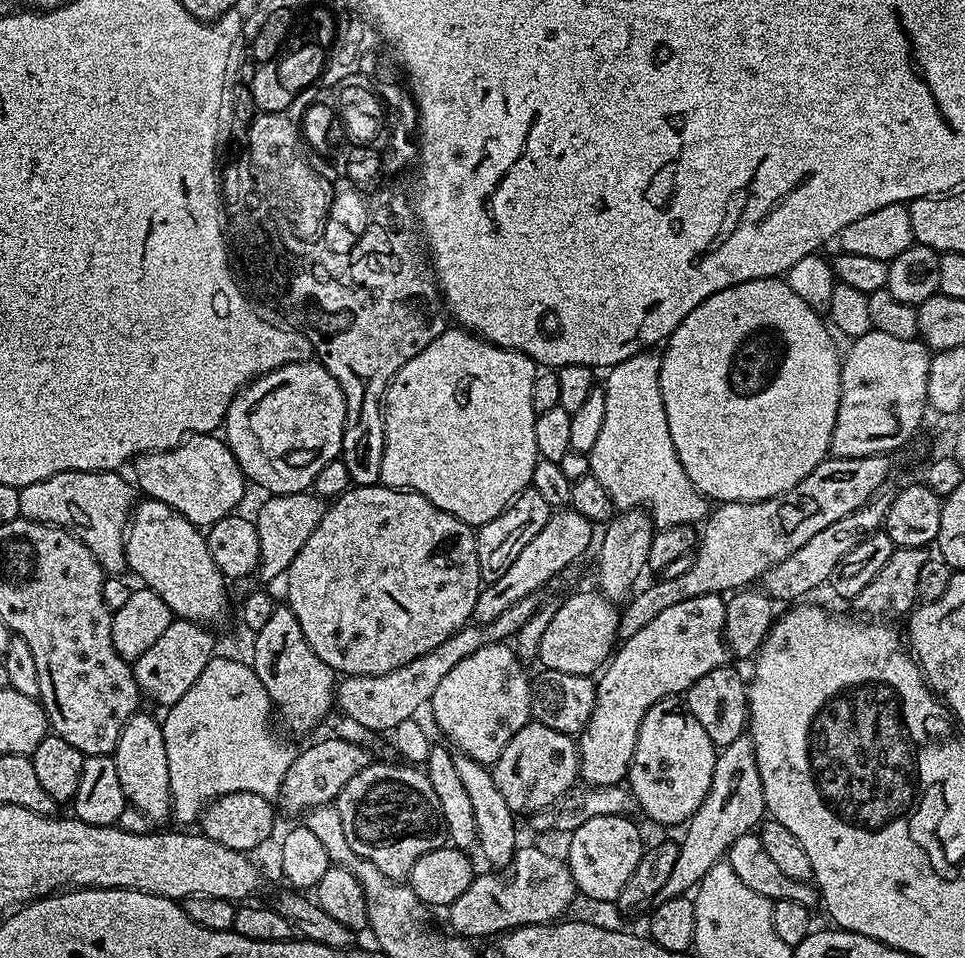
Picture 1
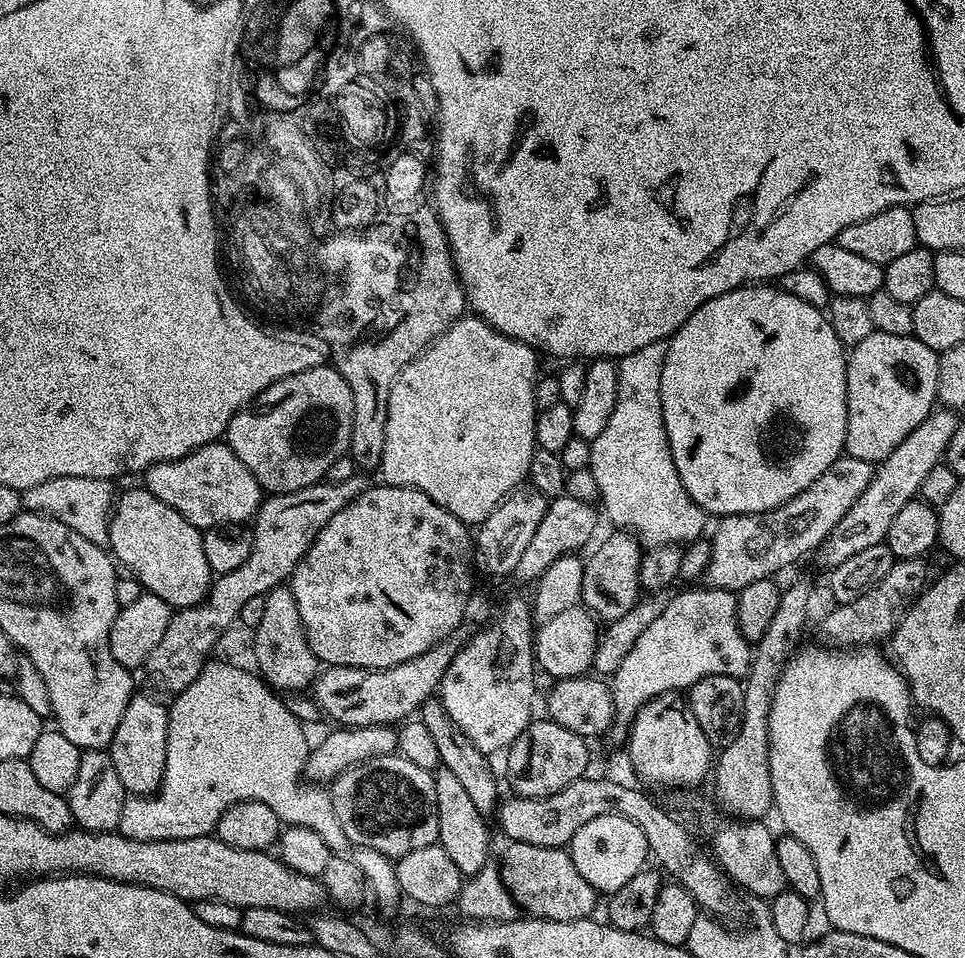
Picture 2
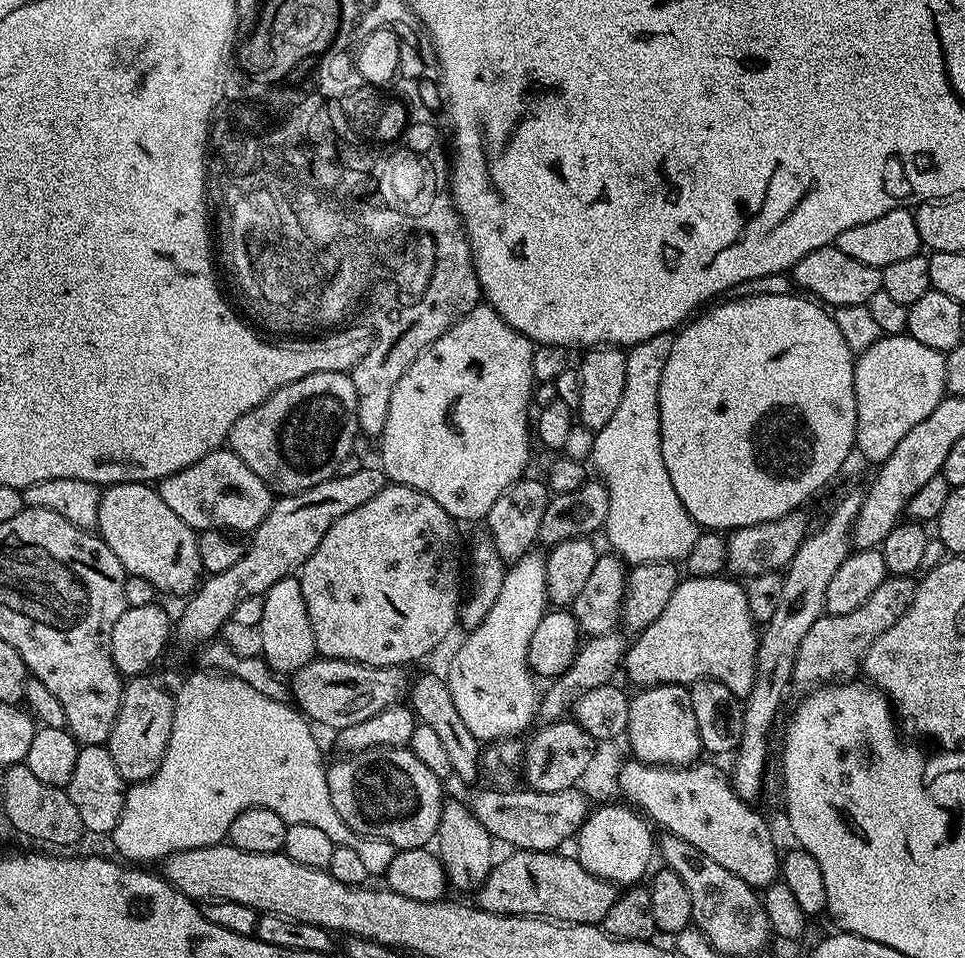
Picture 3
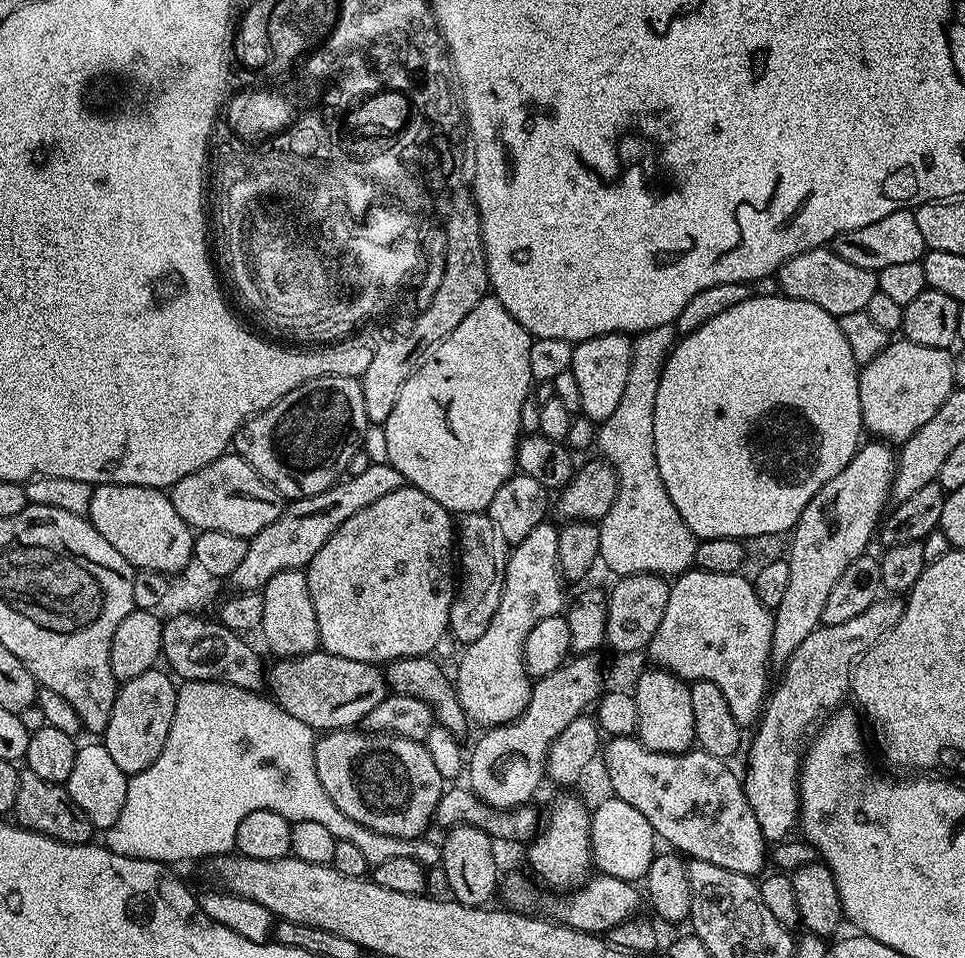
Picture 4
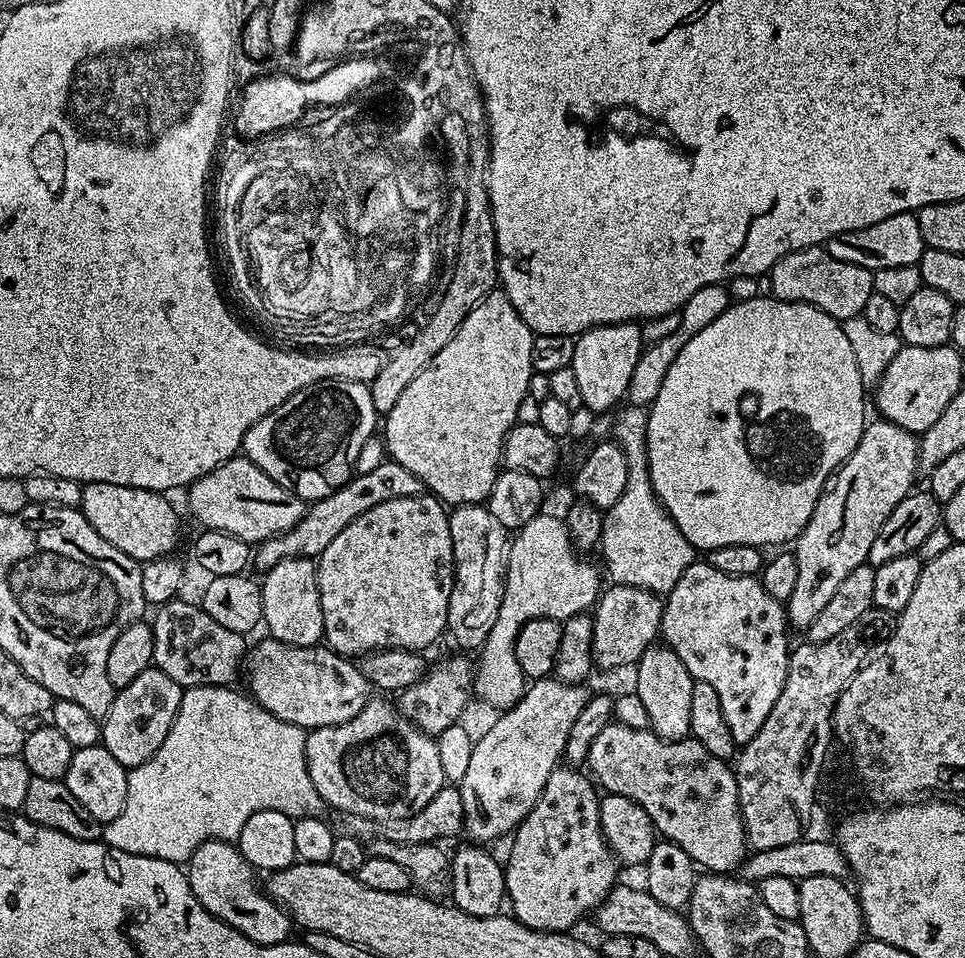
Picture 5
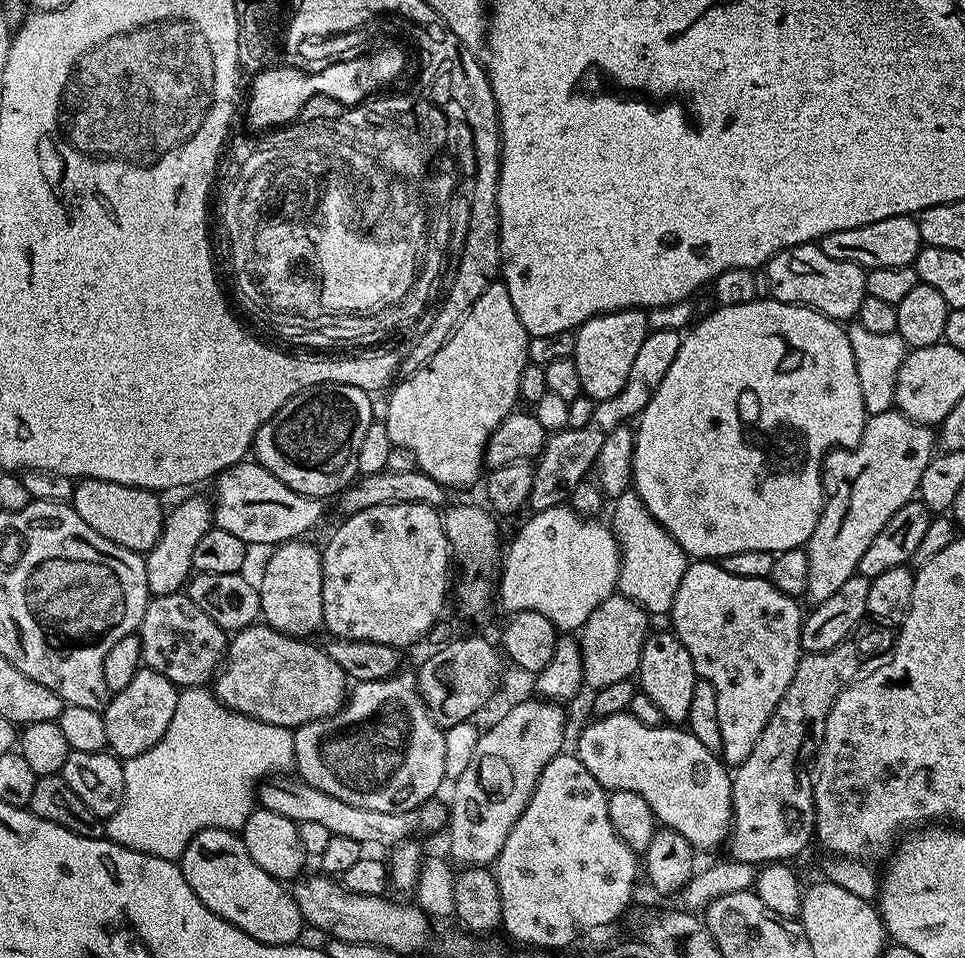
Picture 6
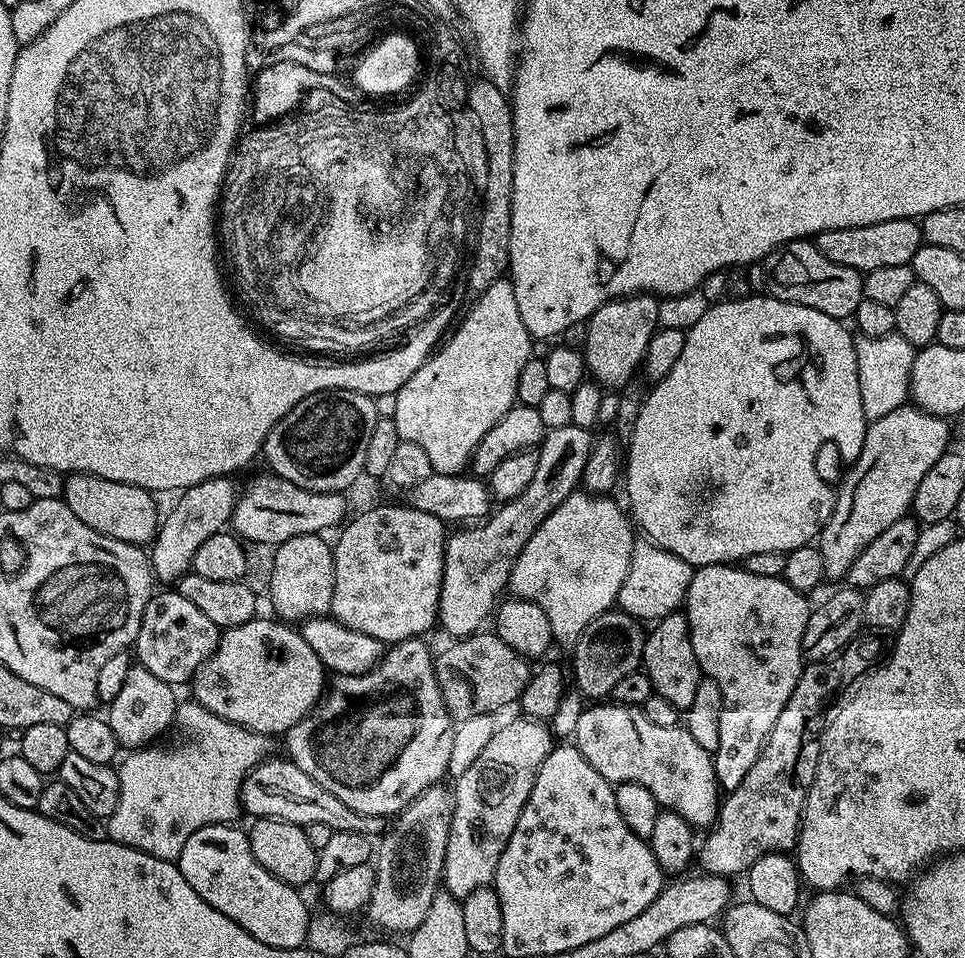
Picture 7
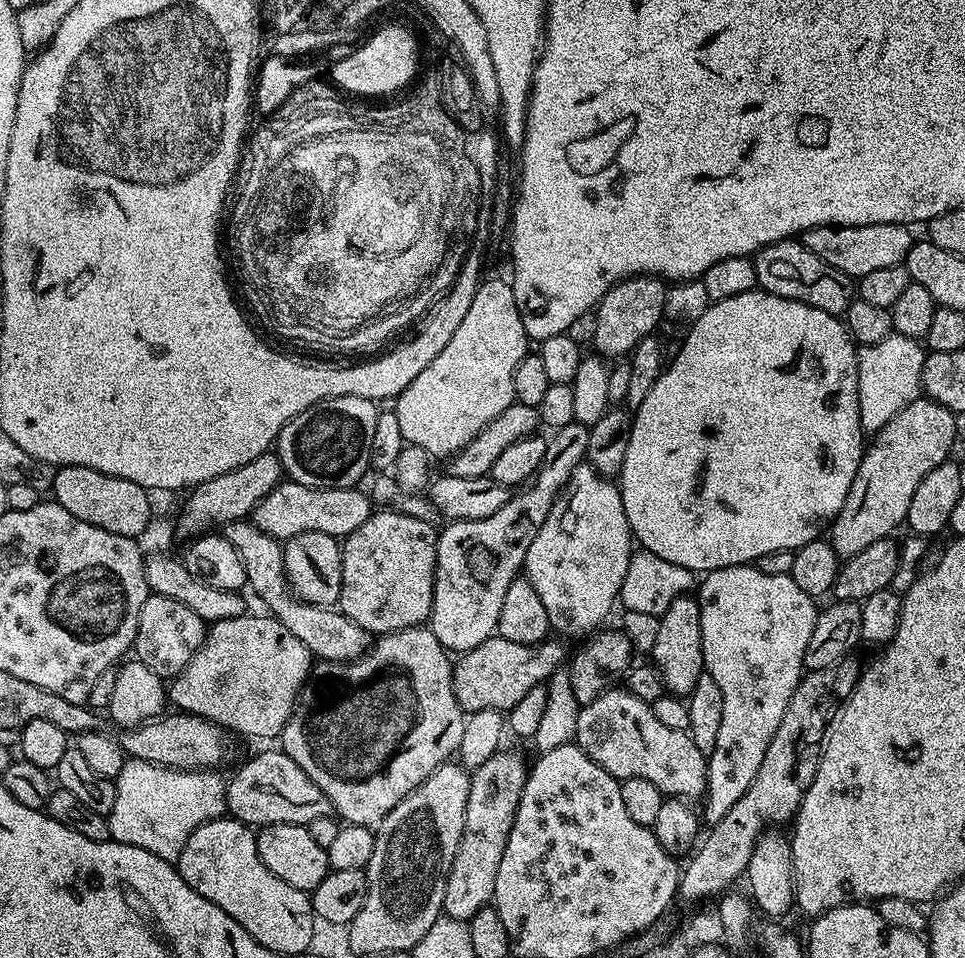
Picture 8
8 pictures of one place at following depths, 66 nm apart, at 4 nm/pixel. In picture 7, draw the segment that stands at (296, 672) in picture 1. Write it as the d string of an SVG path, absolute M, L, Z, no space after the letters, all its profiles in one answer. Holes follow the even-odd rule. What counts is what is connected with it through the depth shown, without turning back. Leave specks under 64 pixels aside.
M298 534L275 545L272 573L268 576L268 596L277 617L284 622L303 622L314 616L327 616L334 598L333 545L320 534Z

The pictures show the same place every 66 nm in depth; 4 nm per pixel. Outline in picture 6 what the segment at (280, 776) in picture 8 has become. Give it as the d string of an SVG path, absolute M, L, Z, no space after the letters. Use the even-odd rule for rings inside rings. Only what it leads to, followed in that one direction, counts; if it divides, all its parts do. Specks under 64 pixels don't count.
M272 778L259 789L259 807L270 810L274 814L282 814L297 822L322 822L332 836L354 838L362 846L381 844L385 850L391 850L397 844L420 836L432 836L435 832L443 833L448 827L450 808L440 798L427 800L414 810L405 812L383 812L382 810L362 810L362 806L350 806L342 802L342 798L334 798L314 786L304 783L299 778Z

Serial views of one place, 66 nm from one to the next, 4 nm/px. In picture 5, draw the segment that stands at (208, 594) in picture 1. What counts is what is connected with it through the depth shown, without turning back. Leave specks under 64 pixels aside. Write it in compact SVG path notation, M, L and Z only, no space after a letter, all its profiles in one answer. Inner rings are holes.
M110 482L86 484L83 489L79 511L83 512L90 526L94 526L94 530L110 542L110 546L118 546L122 554L130 554L130 558L141 562L176 552L176 543L180 540L180 520L167 495Z

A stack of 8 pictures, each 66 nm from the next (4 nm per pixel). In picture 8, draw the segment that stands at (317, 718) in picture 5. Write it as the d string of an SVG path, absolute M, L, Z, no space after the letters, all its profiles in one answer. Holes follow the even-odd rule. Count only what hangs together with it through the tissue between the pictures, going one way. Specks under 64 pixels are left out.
M245 614L238 618L215 621L207 629L200 648L189 658L188 665L171 678L166 688L167 699L171 703L173 700L179 711L214 722L229 733L253 736L256 740L279 737L296 708L296 701L304 691L304 685L308 683L308 677L314 667L314 657L275 616L263 615Z

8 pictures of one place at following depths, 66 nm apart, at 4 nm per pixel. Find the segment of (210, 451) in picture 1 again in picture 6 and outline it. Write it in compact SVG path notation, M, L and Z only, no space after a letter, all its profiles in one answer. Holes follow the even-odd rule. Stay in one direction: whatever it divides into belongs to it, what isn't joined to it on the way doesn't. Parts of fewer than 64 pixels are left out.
M245 458L220 473L215 477L215 484L215 527L230 530L234 538L242 538L242 542L249 546L275 546L283 544L285 540L307 537L307 532L324 516L323 499L303 496L290 490L286 482L278 482L278 478L270 474L270 470L266 470L252 458Z

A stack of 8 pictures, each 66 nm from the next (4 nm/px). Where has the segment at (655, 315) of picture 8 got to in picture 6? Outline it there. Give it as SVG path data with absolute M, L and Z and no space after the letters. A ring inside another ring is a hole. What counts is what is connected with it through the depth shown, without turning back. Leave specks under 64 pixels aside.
M627 308L590 318L575 329L576 341L572 361L578 366L582 393L593 402L614 398L626 386L634 358L646 341L650 329L648 312L643 308Z

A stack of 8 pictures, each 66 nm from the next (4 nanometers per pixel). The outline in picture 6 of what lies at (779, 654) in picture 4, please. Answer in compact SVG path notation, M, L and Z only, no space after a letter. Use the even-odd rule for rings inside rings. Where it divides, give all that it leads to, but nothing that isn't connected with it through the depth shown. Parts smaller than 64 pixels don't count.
M889 410L865 419L857 448L833 448L824 457L822 483L827 496L818 526L806 545L810 562L807 599L819 602L830 598L846 578L857 575L862 554L882 526L894 518L894 510L917 499L922 470L932 460L937 444L937 433L929 425L914 422L899 410Z

